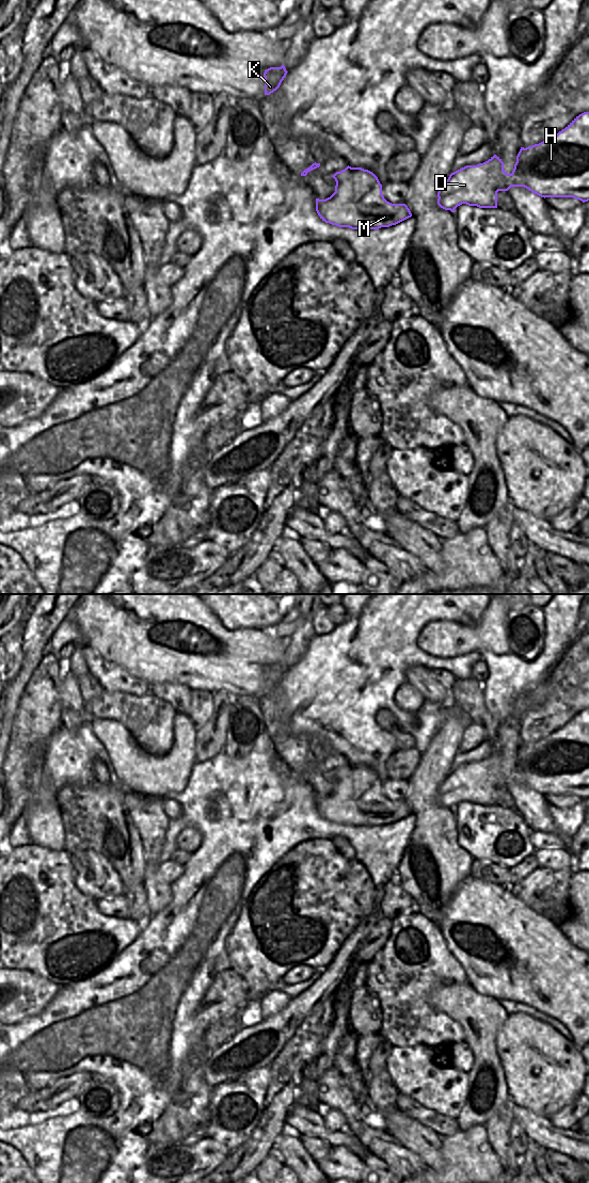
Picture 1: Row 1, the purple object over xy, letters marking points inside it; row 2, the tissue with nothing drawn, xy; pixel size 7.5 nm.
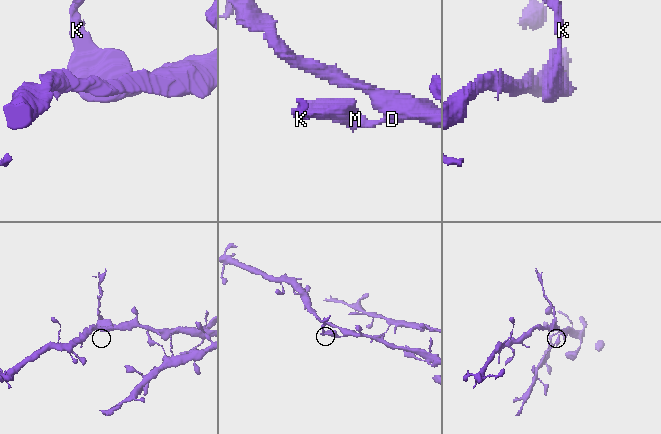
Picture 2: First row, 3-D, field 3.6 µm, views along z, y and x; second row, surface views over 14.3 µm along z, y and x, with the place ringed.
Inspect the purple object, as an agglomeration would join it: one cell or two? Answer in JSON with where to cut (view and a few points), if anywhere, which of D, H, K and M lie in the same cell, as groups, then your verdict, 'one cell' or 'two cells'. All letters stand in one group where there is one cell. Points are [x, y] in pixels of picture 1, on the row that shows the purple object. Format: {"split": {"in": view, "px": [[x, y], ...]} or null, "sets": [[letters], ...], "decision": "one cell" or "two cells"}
{"split": {"in": "xy", "px": [[439, 197], [449, 209]]}, "sets": [["D", "H"], ["K", "M"]], "decision": "two cells"}

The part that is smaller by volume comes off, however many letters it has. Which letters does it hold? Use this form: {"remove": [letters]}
{"remove": ["K", "M"]}

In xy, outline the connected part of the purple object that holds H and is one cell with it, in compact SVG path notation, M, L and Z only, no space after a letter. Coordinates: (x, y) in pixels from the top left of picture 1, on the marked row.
M589 112L576 116L564 129L547 140L521 147L511 174L504 171L504 162L494 155L477 165L466 165L442 185L437 197L451 212L462 205L497 208L497 192L511 187L524 187L541 197L573 197L589 201Z

